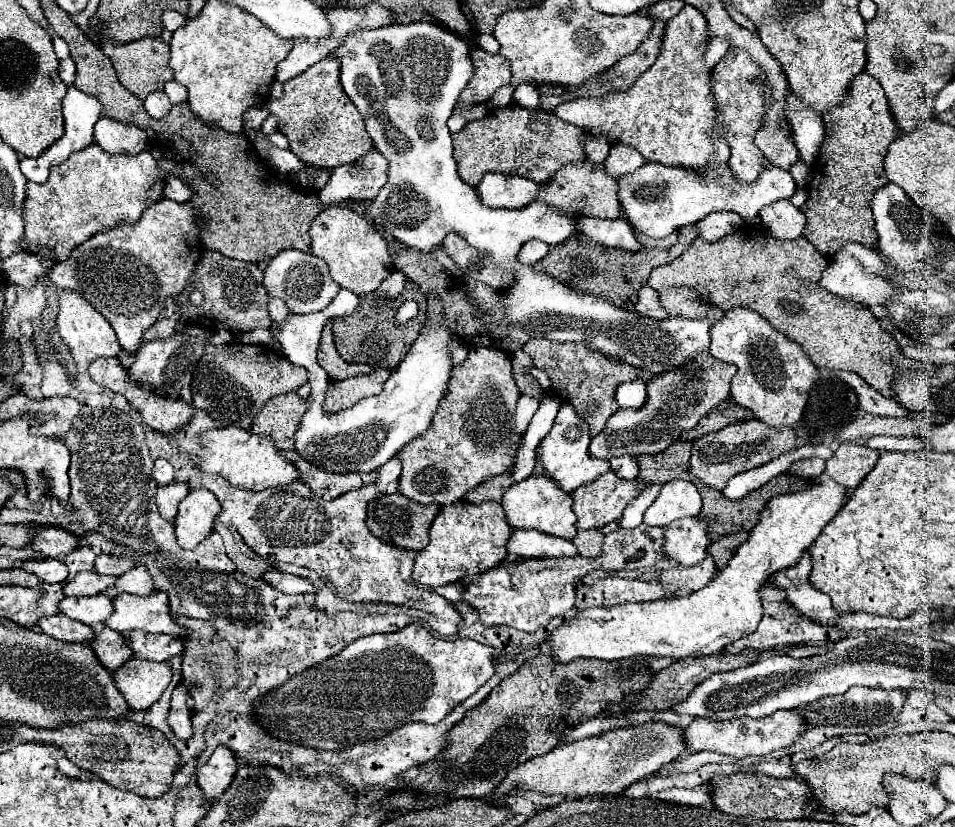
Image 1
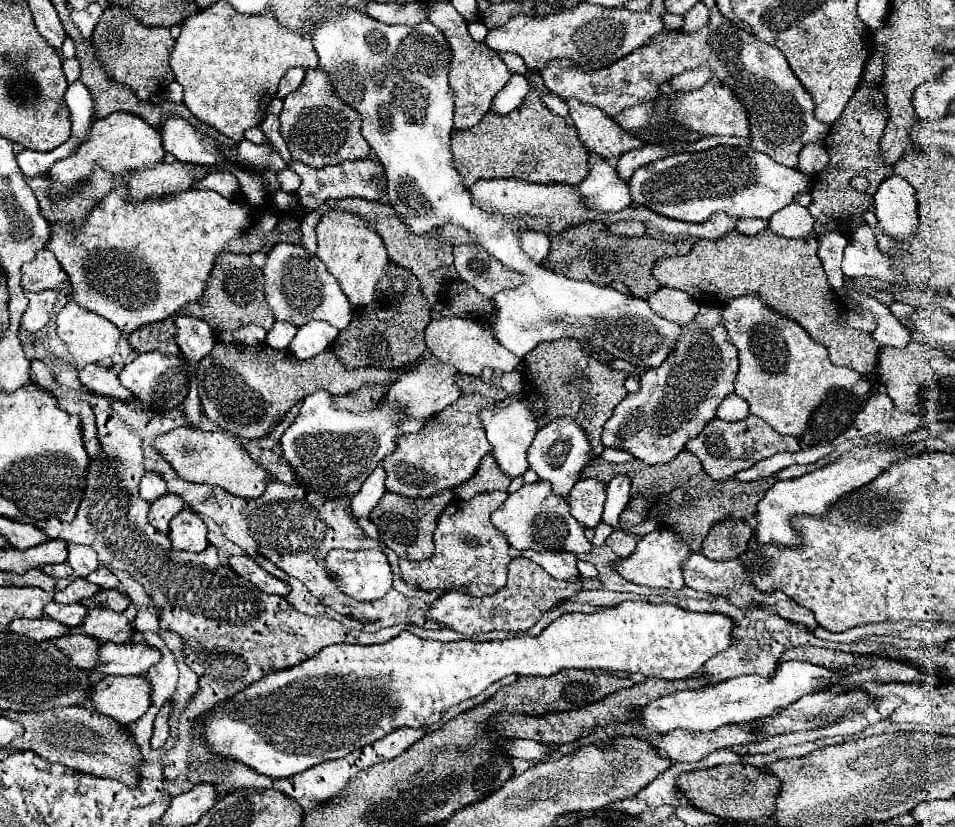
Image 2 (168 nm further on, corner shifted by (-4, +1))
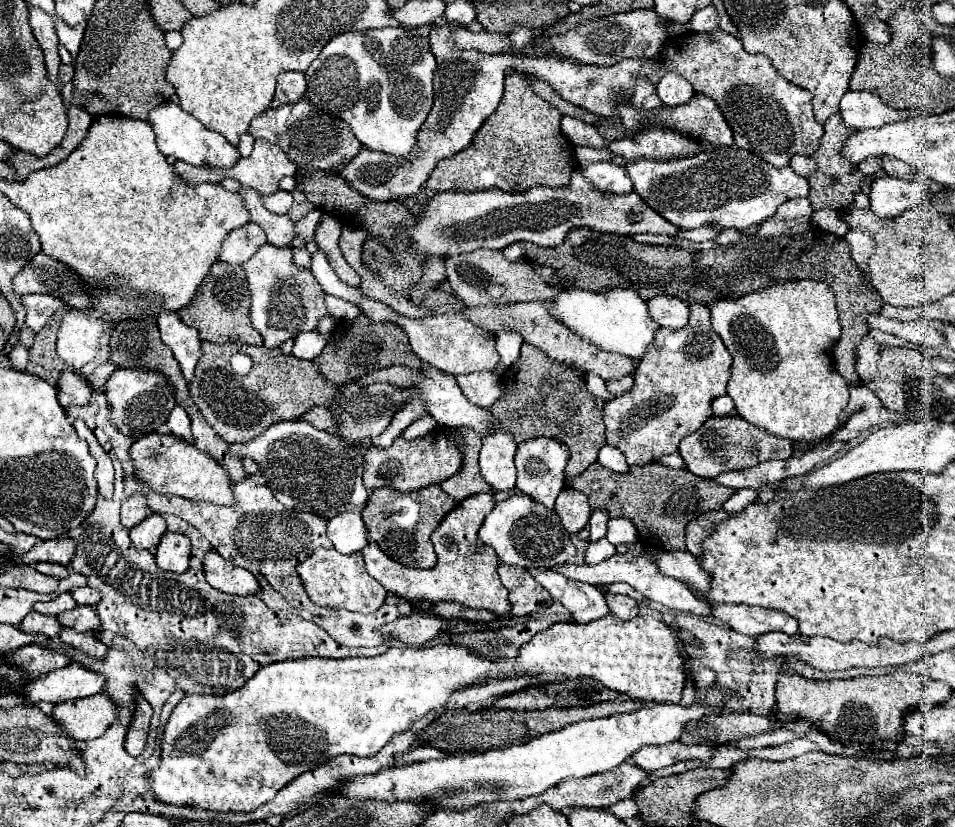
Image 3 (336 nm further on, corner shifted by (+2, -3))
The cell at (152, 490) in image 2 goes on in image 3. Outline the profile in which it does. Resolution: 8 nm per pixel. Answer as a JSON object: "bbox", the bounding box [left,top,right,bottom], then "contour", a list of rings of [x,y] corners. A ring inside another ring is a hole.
{"bbox":[122,492,150,528],"contour":[[[142,492],[134,494],[134,496],[128,496],[124,502],[122,502],[122,524],[132,528],[136,526],[138,522],[142,522],[146,516],[150,514],[150,508],[146,504],[146,496]]]}

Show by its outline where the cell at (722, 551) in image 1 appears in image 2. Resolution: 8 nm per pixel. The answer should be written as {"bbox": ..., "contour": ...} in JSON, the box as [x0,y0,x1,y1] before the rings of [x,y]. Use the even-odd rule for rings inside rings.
{"bbox":[702,520,752,560],"contour":[[[720,520],[702,542],[702,554],[710,560],[732,560],[746,552],[752,528],[744,520]]]}

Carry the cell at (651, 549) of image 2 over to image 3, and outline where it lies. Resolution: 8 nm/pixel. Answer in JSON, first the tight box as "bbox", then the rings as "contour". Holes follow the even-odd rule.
{"bbox":[554,550,710,616],"contour":[[[642,550],[642,552],[624,552],[624,554],[614,554],[610,556],[608,560],[600,562],[600,564],[582,564],[582,566],[574,566],[574,564],[564,564],[560,568],[554,568],[556,572],[564,574],[566,578],[572,578],[572,580],[582,580],[582,582],[588,582],[592,586],[596,584],[614,584],[614,582],[626,582],[630,584],[636,592],[640,592],[642,596],[654,600],[654,602],[660,602],[662,606],[666,608],[672,608],[672,610],[678,610],[678,612],[688,612],[688,614],[698,614],[698,616],[704,616],[704,614],[710,614],[710,608],[700,602],[682,582],[676,582],[674,578],[668,578],[664,574],[660,574],[658,570],[658,564],[652,556],[650,550]]]}

